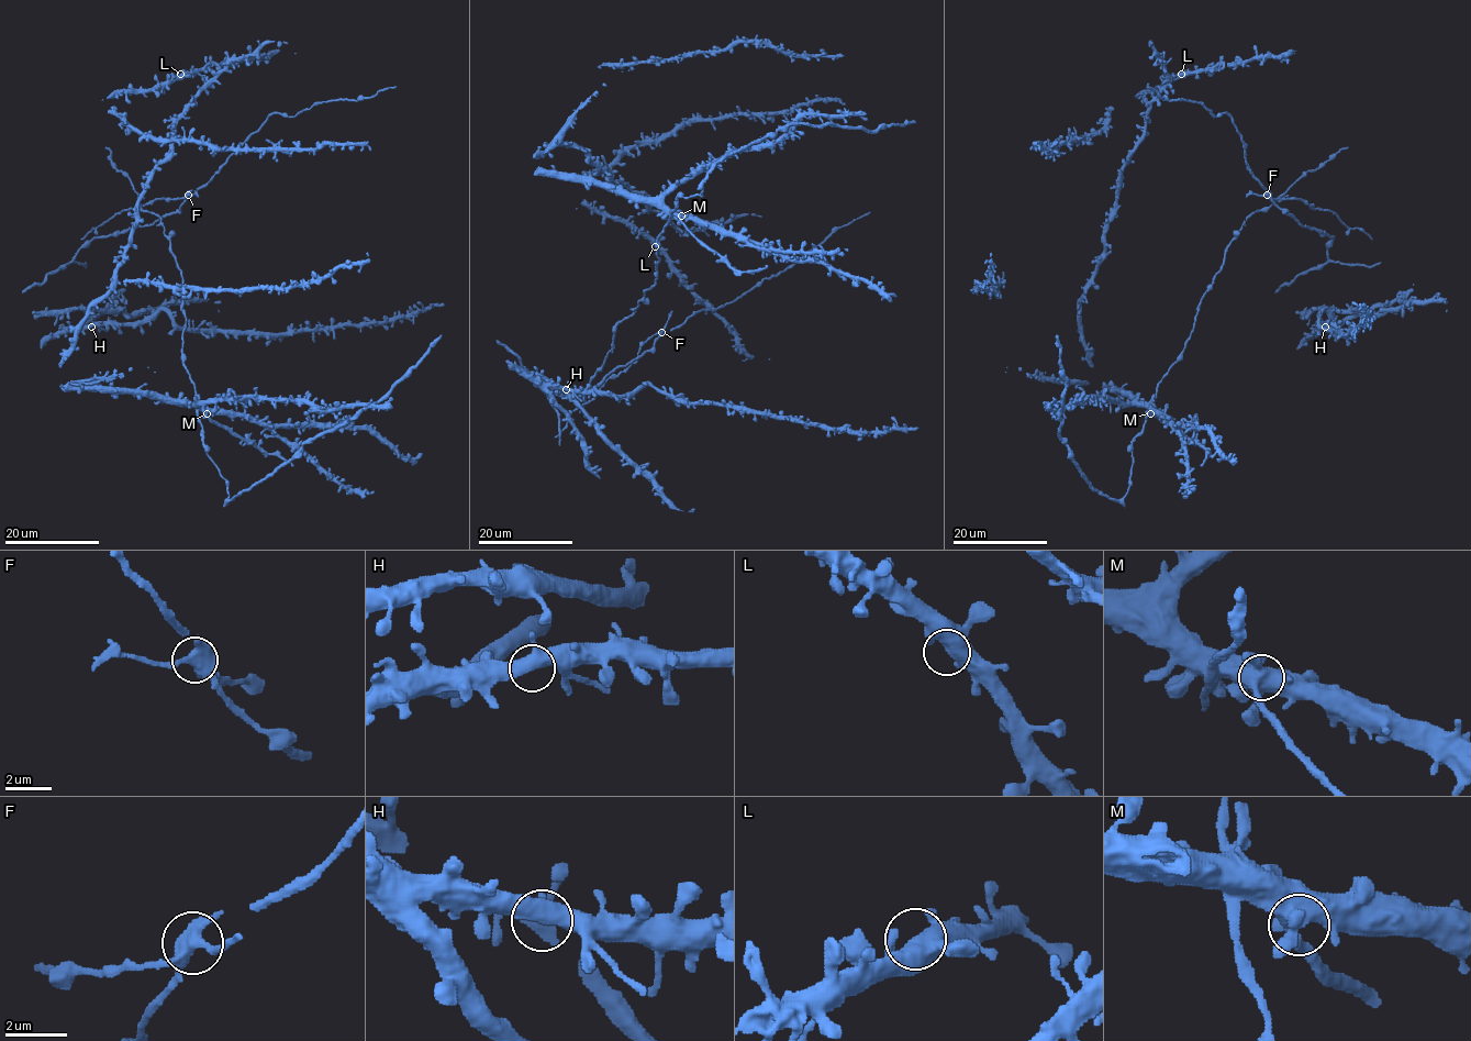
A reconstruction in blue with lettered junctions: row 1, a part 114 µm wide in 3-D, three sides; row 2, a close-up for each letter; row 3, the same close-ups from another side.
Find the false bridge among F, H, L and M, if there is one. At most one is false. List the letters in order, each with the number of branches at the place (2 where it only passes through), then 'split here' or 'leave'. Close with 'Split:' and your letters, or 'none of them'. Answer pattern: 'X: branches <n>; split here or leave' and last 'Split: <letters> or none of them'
F: branches 4; split here
H: branches 3; leave
L: branches 3; leave
M: branches 4; leave
Split: F

